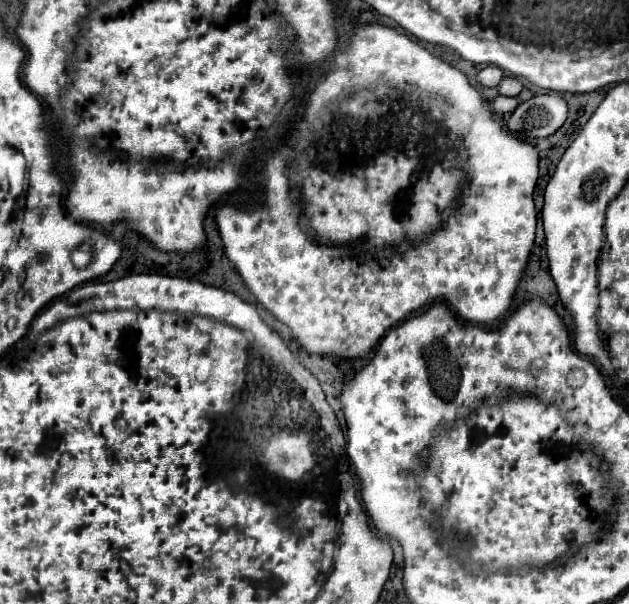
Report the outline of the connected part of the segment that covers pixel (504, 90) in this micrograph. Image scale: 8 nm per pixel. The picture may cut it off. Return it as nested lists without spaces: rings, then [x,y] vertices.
[[[504,76],[504,78],[500,80],[500,84],[498,84],[498,92],[500,92],[502,96],[518,96],[522,88],[524,88],[522,82],[516,80],[516,78],[512,78],[512,76]]]

